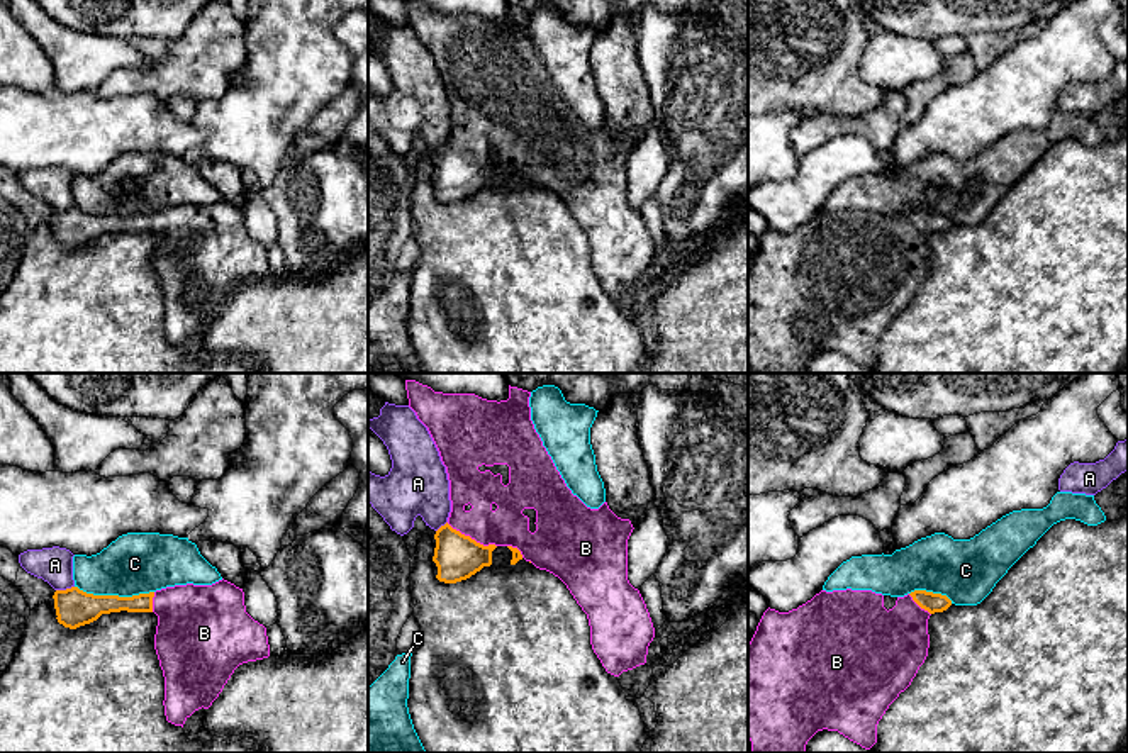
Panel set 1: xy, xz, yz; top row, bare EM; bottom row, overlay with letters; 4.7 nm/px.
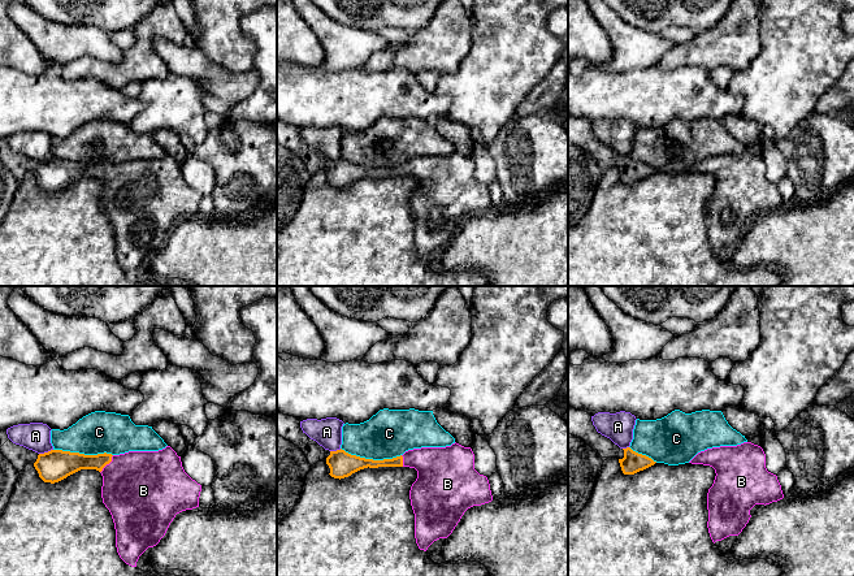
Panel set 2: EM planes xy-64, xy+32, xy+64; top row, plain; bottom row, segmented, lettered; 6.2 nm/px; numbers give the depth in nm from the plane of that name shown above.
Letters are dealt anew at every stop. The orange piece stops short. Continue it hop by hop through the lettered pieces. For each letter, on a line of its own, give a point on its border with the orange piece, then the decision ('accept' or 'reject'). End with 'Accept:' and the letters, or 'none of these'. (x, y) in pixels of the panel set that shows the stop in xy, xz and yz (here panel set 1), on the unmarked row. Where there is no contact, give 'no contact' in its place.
A: contact xy (67, 209); reject
B: contact xz (470, 158); accept
C: contact xy (114, 216); reject
Accept: B

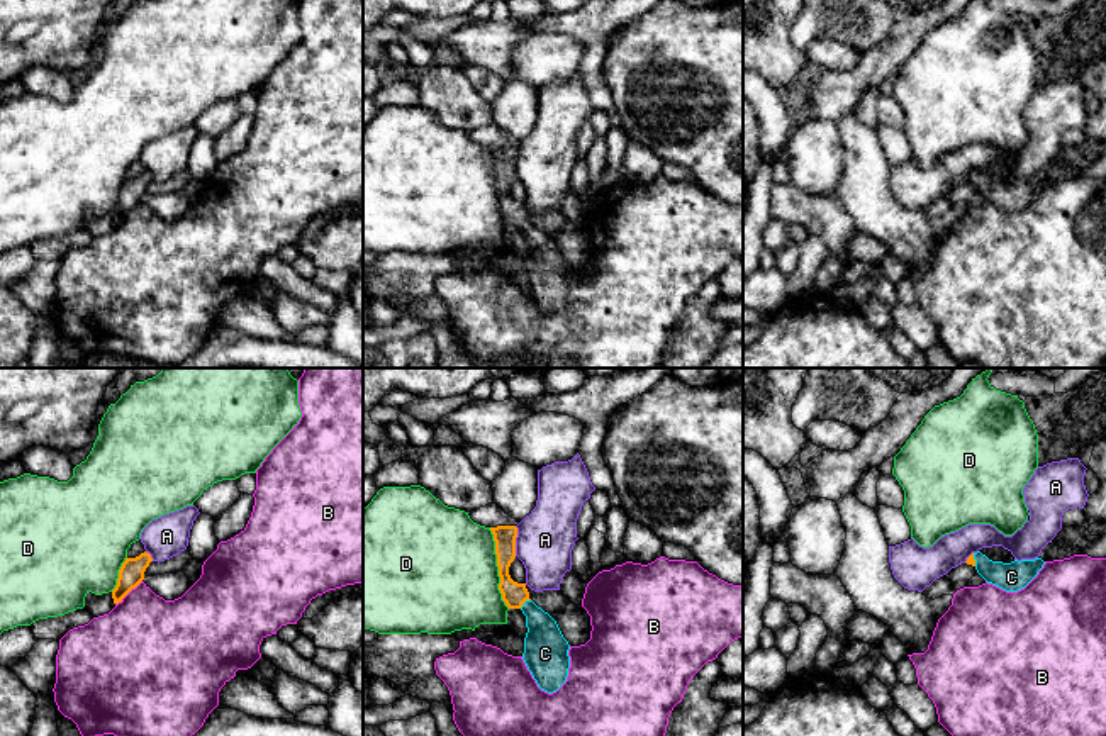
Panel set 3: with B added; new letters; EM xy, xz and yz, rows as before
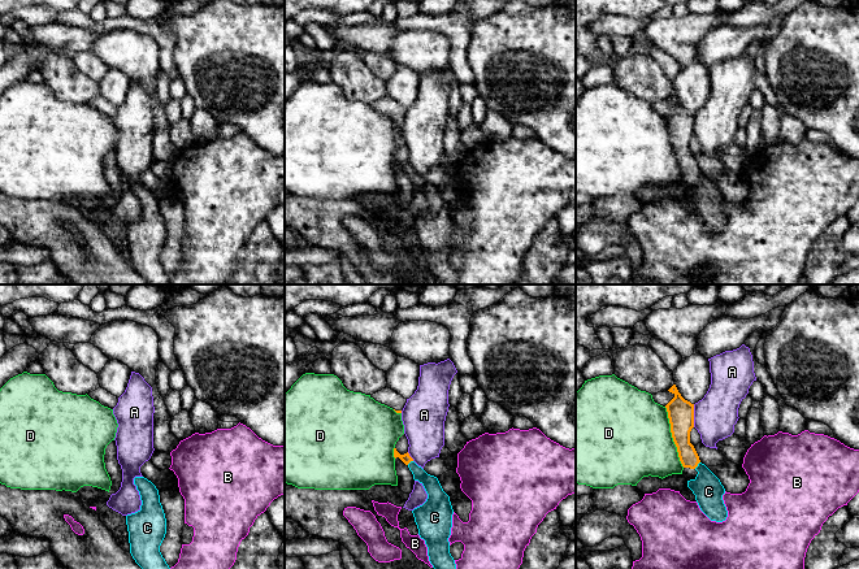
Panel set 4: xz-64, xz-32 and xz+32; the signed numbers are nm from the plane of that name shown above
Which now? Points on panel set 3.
A: contact xz (514, 161); reject
B: contact xy (128, 212); reject
C: contact xz (525, 221); accept
D: contact xz (499, 189); reject
Accept: C

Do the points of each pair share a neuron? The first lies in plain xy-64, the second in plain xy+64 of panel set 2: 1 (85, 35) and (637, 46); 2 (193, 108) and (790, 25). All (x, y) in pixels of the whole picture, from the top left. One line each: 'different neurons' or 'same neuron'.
1: same neuron
2: same neuron

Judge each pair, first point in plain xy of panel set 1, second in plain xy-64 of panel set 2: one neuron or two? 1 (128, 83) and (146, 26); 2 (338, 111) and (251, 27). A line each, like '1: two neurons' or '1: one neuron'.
1: one neuron
2: two neurons

